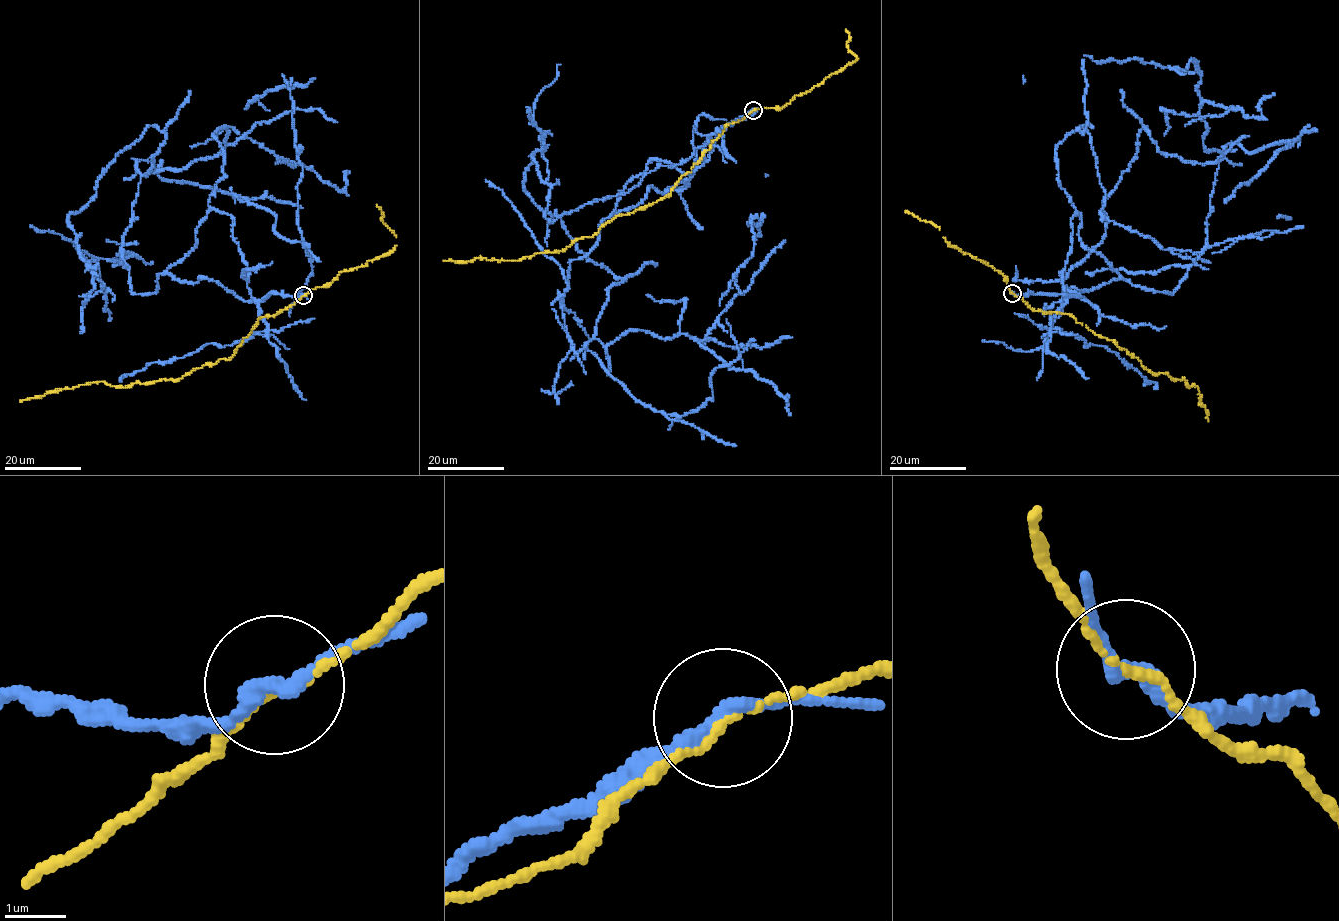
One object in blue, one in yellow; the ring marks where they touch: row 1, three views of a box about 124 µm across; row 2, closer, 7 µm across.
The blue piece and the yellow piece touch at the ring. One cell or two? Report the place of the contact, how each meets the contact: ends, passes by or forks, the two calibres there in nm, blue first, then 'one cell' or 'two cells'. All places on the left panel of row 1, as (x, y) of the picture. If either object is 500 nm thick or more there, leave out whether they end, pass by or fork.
(303, 295) | blue passes by | yellow passes by | 240/110 nm | two cells

